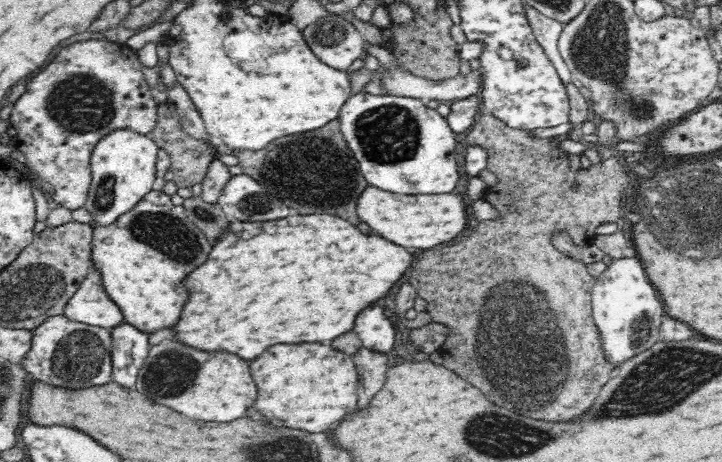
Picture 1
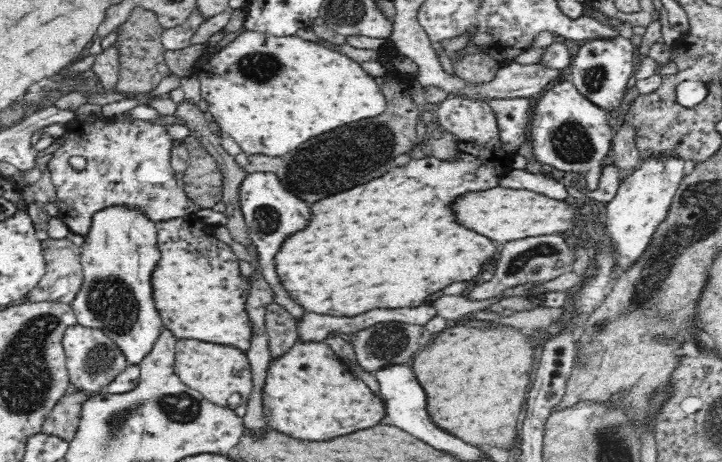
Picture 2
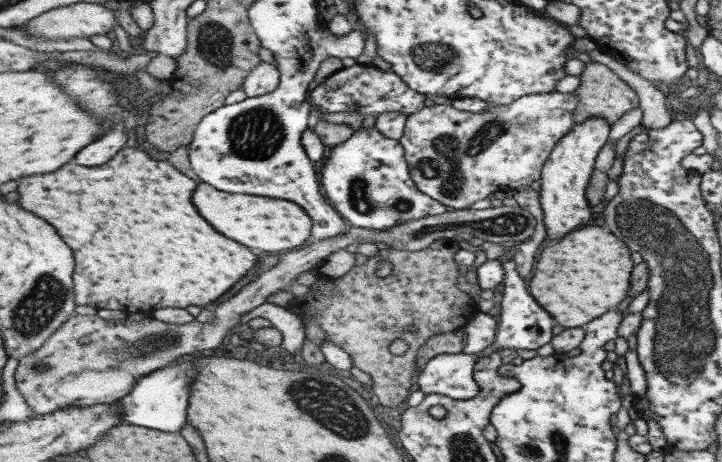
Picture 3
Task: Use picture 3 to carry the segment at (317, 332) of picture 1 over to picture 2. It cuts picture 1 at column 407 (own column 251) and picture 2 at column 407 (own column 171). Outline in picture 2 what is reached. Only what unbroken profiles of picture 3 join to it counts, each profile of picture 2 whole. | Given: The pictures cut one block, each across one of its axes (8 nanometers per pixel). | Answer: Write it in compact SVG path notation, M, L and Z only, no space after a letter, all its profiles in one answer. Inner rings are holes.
M450 92L444 101L435 105L433 110L434 116L438 117L439 124L442 126L445 132L452 134L456 138L456 152L458 152L456 160L438 160L432 156L422 158L422 160L410 160L406 166L400 166L400 168L394 168L392 172L380 176L380 178L374 178L370 182L366 182L364 186L354 186L342 194L334 194L332 198L324 198L316 204L312 204L312 222L306 230L294 234L292 238L288 238L288 242L282 244L282 248L278 254L276 254L275 264L276 270L282 284L285 289L292 294L294 298L298 298L298 302L304 306L304 310L308 312L316 312L316 314L330 314L330 316L358 316L362 312L368 312L368 310L374 310L374 308L404 308L404 306L420 306L424 304L424 300L440 290L444 290L446 286L454 284L454 282L464 282L464 280L472 280L476 278L478 274L482 273L482 268L492 262L492 258L496 256L496 244L490 242L490 238L484 238L482 234L474 234L474 230L468 230L466 226L458 224L456 222L456 216L454 216L454 210L450 208L454 204L454 200L466 192L480 192L480 190L488 190L488 188L494 188L500 184L500 180L510 172L514 170L510 164L512 164L512 158L515 155L506 154L504 152L504 146L500 141L500 128L498 128L497 114L494 112L492 106L486 101L479 98L468 98L456 92Z

